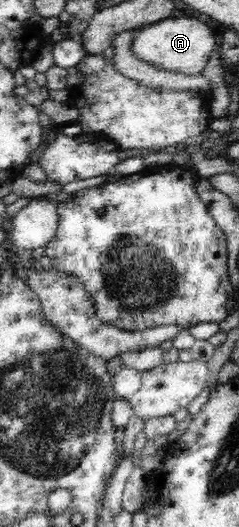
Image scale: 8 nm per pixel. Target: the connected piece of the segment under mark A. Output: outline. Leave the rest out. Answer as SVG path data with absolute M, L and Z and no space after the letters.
M167 17L158 20L155 25L145 26L145 29L137 31L133 42L133 55L147 61L148 64L174 71L185 75L199 75L202 73L213 50L218 47L215 42L213 29L209 27L203 17Z

